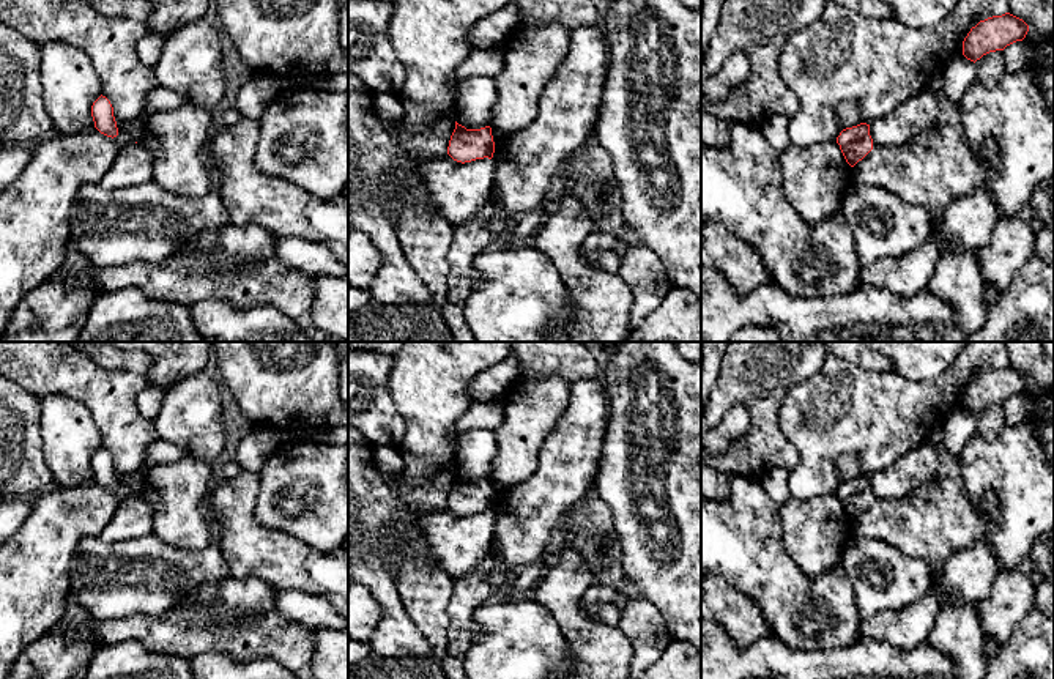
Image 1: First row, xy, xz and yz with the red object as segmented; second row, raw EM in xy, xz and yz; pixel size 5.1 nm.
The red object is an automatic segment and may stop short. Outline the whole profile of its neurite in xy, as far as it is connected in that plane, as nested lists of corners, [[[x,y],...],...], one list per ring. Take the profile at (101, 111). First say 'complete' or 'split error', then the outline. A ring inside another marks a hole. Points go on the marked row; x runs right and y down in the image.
complete; [[[101,95],[93,102],[91,117],[93,117],[93,121],[95,121],[95,128],[101,134],[112,137],[112,139],[118,135],[117,121],[115,121],[115,117],[113,117],[113,107],[106,96]]]

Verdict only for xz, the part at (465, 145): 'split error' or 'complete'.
complete

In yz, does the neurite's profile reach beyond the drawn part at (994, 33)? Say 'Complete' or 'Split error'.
Complete

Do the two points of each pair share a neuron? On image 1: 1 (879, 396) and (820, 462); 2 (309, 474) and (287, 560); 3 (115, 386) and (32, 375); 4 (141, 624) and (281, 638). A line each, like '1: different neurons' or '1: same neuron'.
1: same neuron
2: different neurons
3: same neuron
4: same neuron

